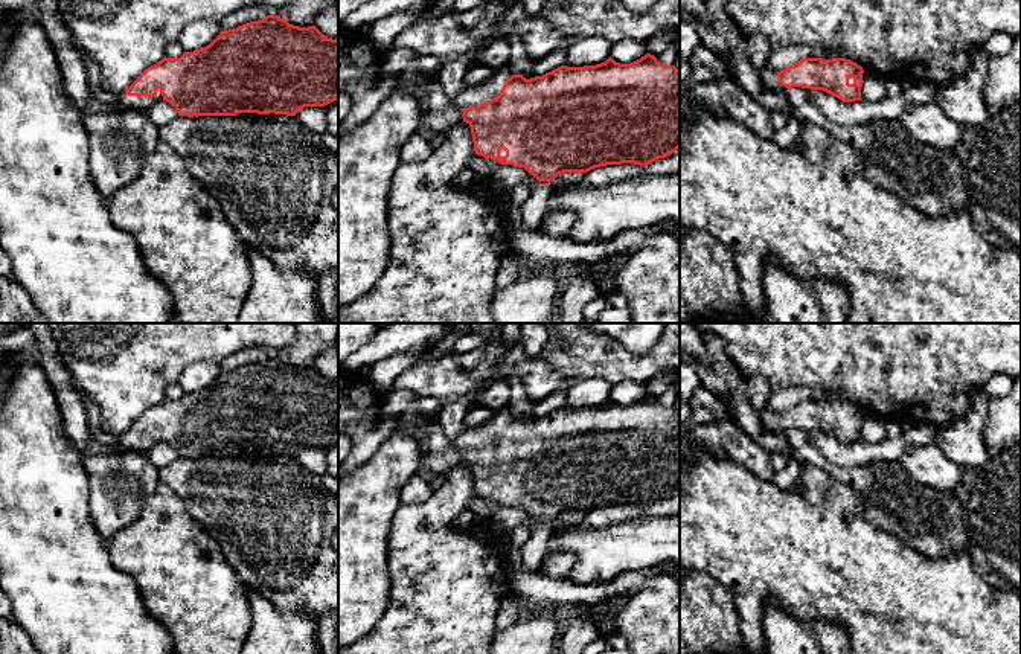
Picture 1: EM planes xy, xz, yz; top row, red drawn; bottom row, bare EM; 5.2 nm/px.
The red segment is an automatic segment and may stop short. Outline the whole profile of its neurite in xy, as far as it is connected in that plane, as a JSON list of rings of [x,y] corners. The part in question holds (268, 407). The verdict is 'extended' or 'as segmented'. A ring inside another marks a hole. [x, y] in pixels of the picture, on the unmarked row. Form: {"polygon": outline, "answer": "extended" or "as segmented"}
{"polygon": [[[267,357],[236,370],[221,372],[209,387],[184,393],[180,399],[165,398],[116,438],[114,450],[148,451],[162,441],[174,447],[178,457],[187,459],[239,454],[296,457],[305,448],[325,448],[338,441],[338,380],[328,380],[315,367],[299,369],[279,357]]], "answer": "extended"}

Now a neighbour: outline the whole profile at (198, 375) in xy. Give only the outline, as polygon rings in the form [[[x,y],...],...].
[[[195,361],[186,366],[178,378],[184,393],[194,393],[209,387],[221,373],[219,363]]]

